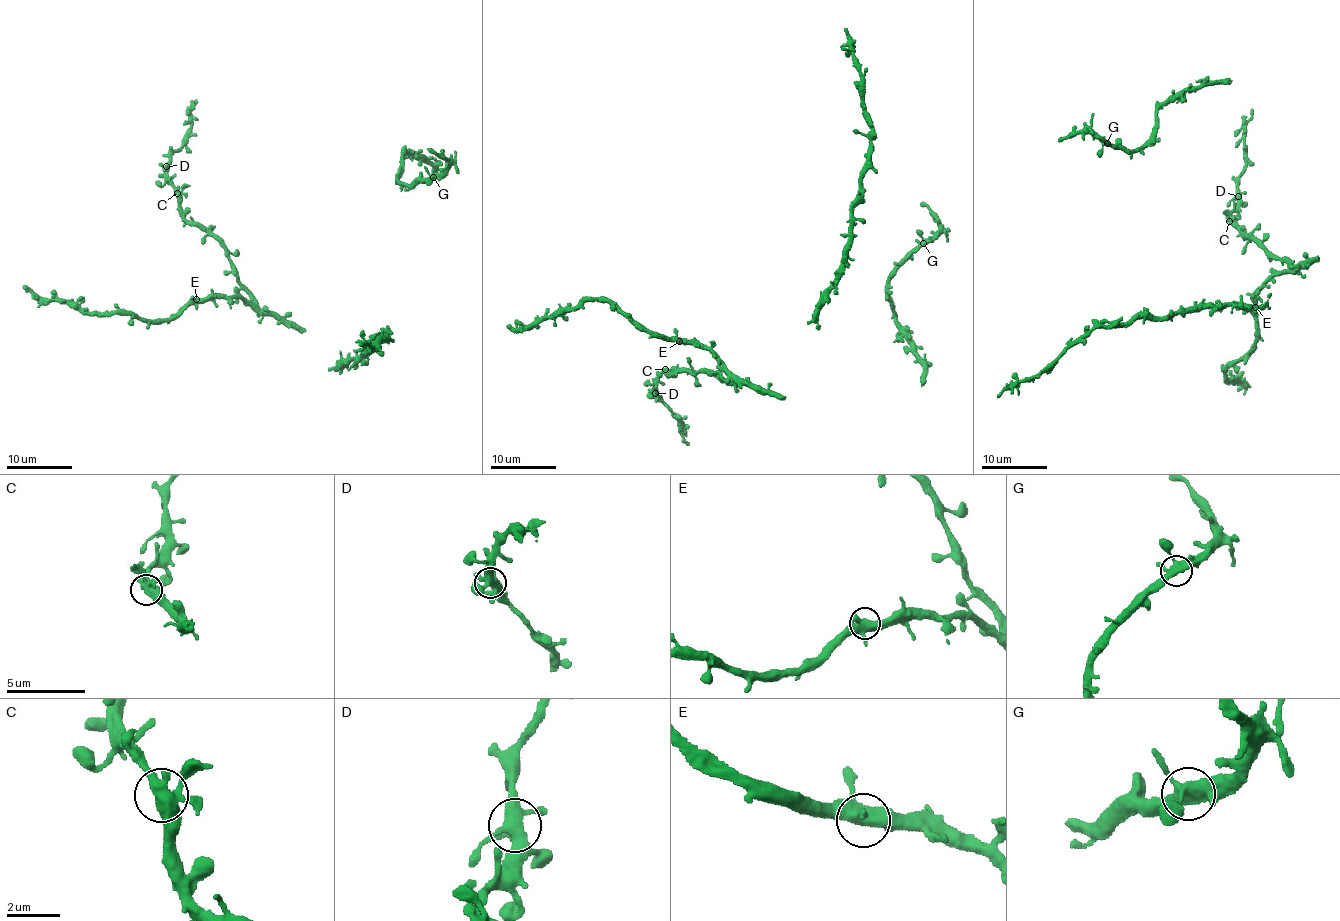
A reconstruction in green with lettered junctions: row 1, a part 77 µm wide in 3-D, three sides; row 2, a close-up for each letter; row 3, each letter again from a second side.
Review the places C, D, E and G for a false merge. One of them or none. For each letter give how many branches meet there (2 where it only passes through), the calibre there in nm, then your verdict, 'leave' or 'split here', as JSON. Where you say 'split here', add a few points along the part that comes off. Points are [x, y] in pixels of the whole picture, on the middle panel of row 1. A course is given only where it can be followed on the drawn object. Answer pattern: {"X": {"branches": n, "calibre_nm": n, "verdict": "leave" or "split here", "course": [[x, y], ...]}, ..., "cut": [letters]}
{"C": {"branches": 4, "calibre_nm": 440, "verdict": "leave"}, "D": {"branches": 4, "calibre_nm": 440, "verdict": "leave"}, "E": {"branches": 4, "calibre_nm": 440, "verdict": "leave"}, "G": {"branches": 4, "calibre_nm": 440, "verdict": "leave"}, "cut": []}

